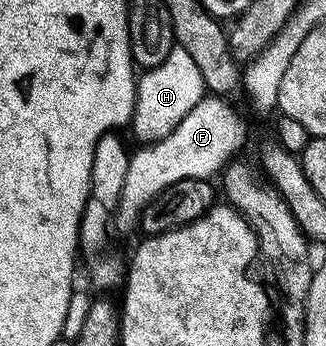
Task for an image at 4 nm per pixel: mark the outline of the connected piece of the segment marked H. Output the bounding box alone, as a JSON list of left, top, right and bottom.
[131,47,206,143]

